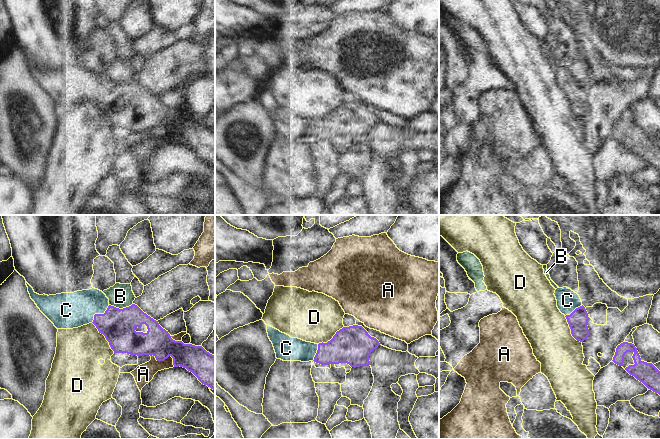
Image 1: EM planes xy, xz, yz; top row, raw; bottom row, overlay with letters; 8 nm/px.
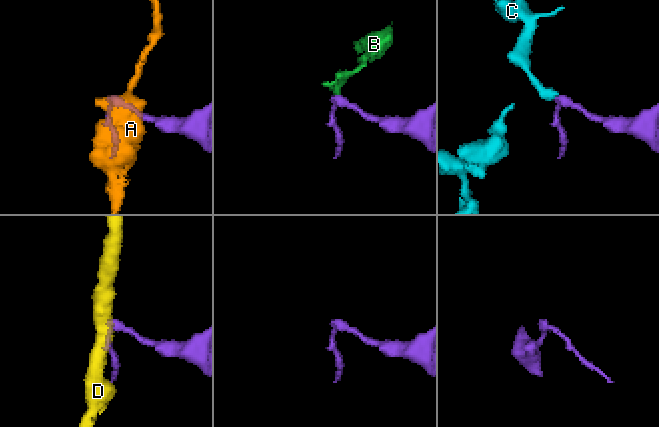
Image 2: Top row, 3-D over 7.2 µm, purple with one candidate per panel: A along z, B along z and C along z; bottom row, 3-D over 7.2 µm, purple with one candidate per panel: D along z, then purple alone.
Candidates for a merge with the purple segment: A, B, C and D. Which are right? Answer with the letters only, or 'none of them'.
C

